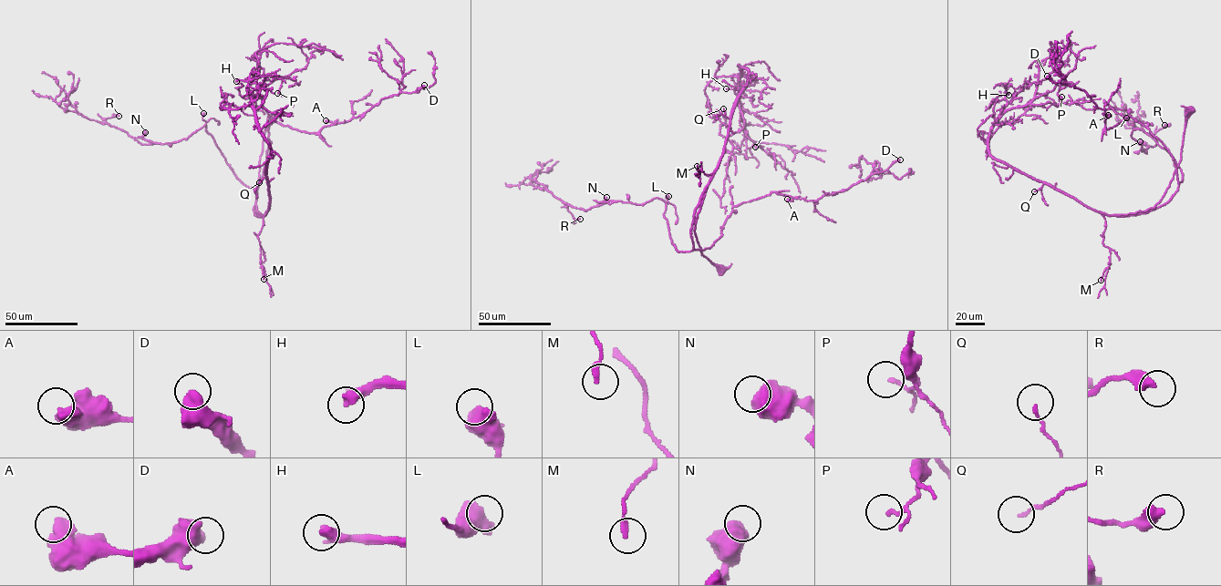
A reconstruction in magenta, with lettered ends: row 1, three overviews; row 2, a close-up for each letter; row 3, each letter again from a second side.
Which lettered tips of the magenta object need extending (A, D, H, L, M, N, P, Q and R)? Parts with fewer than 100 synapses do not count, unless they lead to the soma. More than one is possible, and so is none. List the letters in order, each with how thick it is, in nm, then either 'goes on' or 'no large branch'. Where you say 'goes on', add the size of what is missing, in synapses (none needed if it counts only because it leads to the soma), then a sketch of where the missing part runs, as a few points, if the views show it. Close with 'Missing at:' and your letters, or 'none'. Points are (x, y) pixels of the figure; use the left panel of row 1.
A: 650 nm | no large branch
D: 600 nm | no large branch
H: 440 nm | goes on | 110 syn | (236, 81), (231, 77), (238, 70)
L: 700 nm | no large branch
M: 240 nm | no large branch
N: 800 nm | no large branch
P: 130 nm | no large branch
Q: 110 nm | no large branch
R: 440 nm | no large branch
Missing at: H

